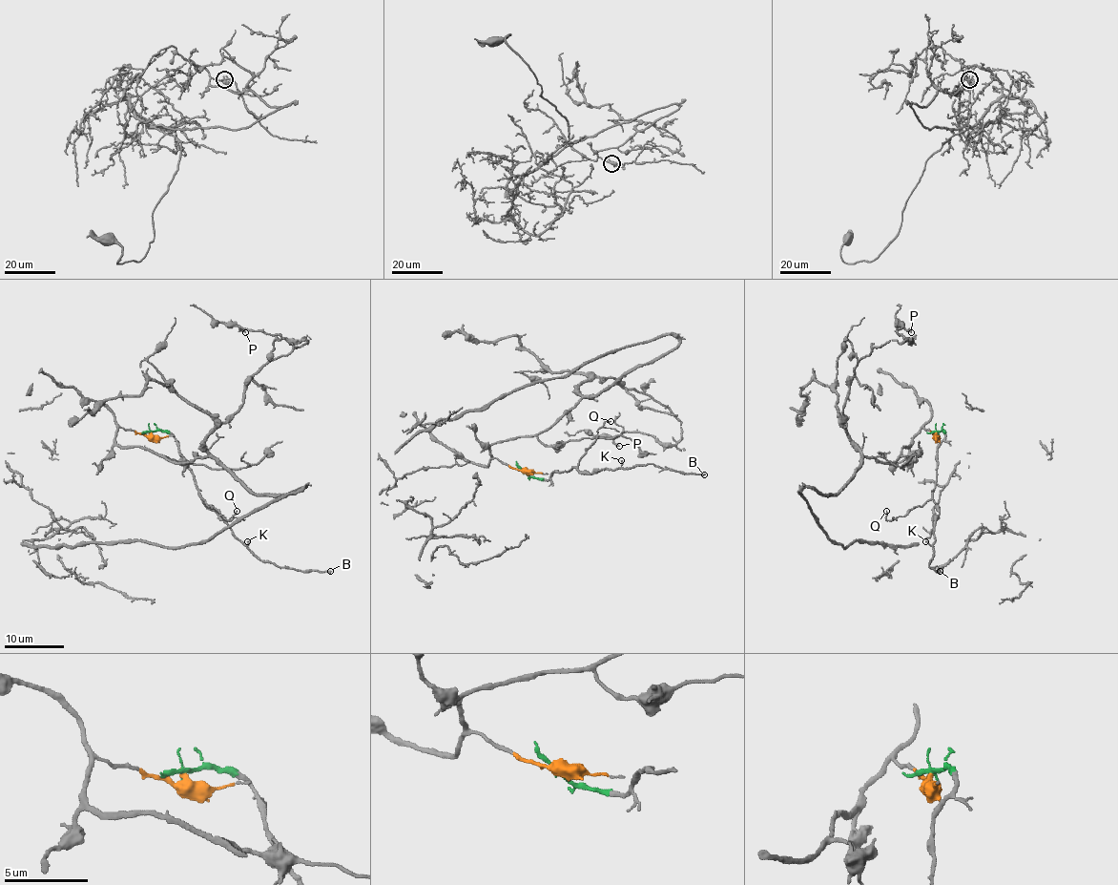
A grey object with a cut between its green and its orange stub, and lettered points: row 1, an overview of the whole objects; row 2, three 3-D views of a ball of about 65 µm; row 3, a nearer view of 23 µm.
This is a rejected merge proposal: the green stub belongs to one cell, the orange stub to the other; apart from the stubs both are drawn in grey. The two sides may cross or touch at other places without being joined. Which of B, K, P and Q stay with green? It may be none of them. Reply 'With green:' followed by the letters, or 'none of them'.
With green: B, K, Q

